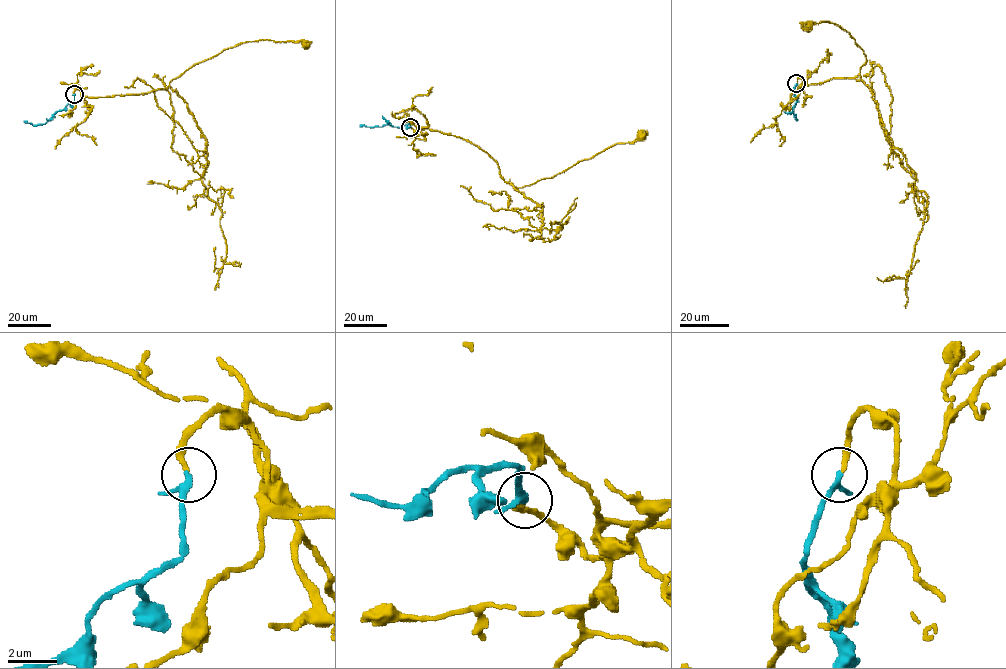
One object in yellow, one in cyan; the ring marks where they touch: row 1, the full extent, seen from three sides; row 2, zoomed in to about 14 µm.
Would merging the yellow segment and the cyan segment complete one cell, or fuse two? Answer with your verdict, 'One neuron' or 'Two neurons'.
One neuron

